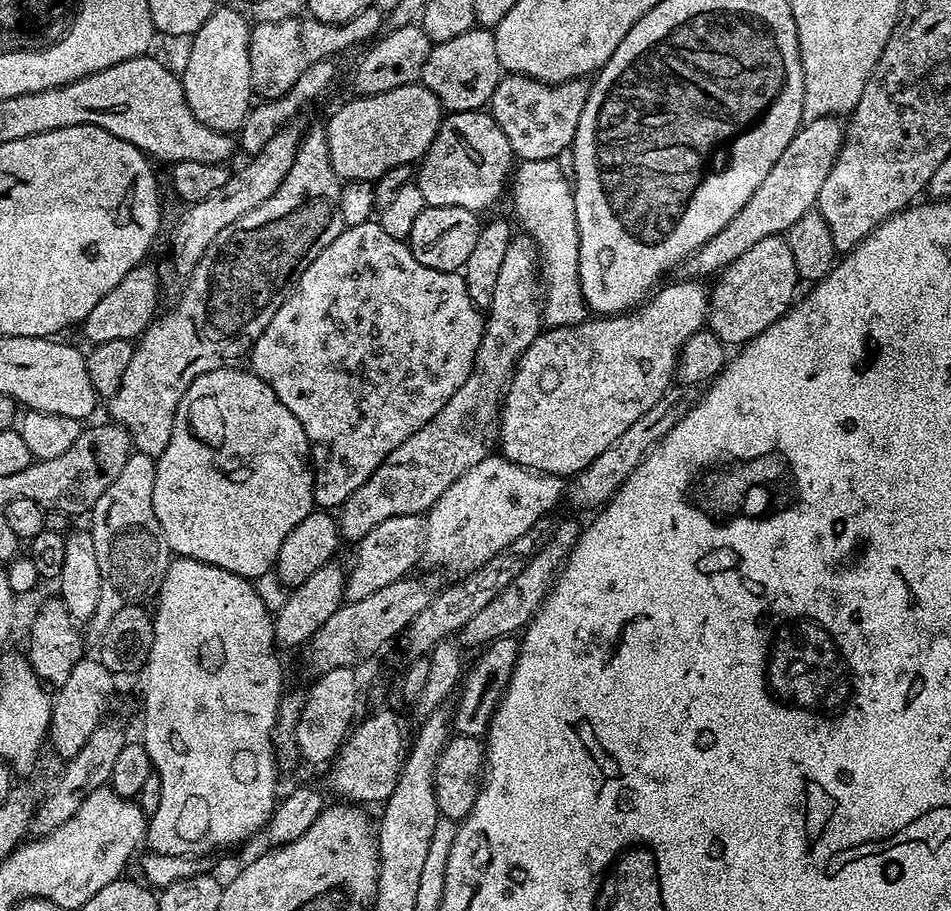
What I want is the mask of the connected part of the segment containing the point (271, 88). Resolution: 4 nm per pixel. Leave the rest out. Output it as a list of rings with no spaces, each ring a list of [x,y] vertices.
[[[373,6],[341,24],[324,24],[320,20],[312,19],[308,14],[286,18],[286,22],[256,24],[251,29],[252,37],[248,43],[253,93],[261,101],[273,100],[286,94],[286,90],[290,90],[290,86],[294,86],[294,82],[302,78],[302,73],[314,66],[314,62],[332,60],[339,52],[344,52],[363,40],[371,41],[381,31],[385,20],[385,13],[379,12]]]

